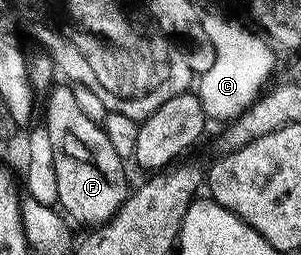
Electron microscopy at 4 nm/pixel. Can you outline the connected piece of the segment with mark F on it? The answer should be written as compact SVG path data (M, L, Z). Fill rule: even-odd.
M55 85L44 99L46 99L44 125L52 142L53 163L56 166L57 191L59 192L57 205L71 223L79 222L82 226L101 227L102 223L113 218L114 213L126 200L128 185L126 186L126 170L122 167L125 166L124 159L112 148L112 143L108 140L103 127L88 120L85 112L76 104L76 96L73 95L69 85Z

